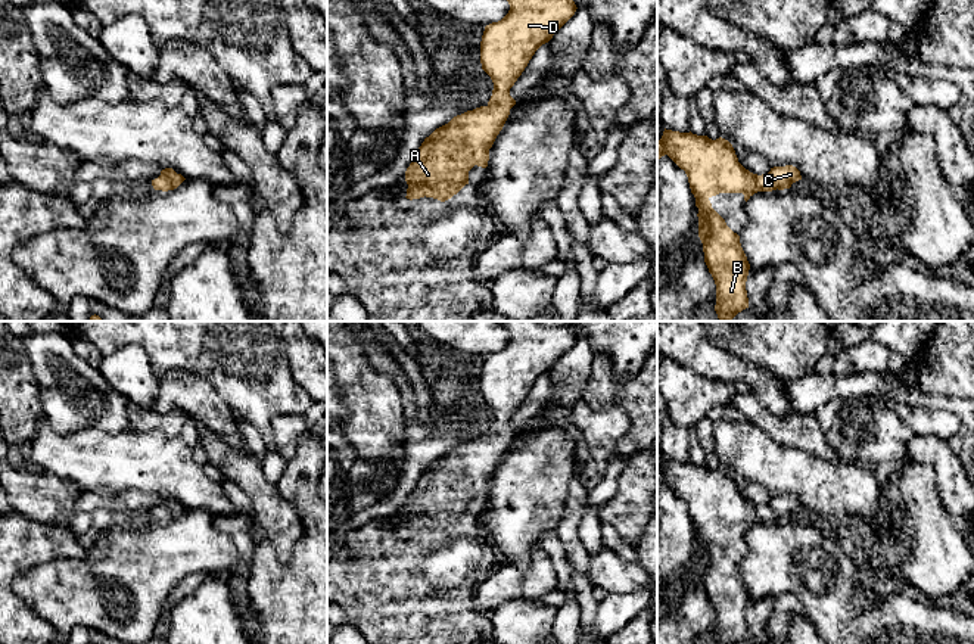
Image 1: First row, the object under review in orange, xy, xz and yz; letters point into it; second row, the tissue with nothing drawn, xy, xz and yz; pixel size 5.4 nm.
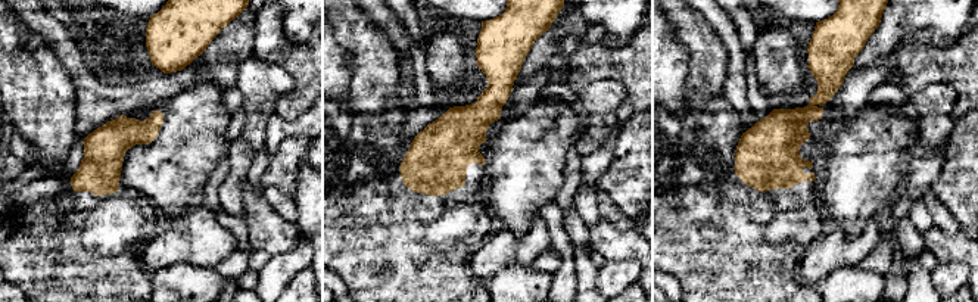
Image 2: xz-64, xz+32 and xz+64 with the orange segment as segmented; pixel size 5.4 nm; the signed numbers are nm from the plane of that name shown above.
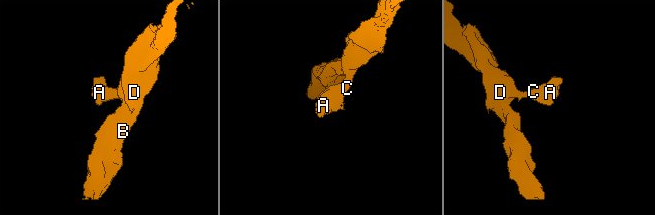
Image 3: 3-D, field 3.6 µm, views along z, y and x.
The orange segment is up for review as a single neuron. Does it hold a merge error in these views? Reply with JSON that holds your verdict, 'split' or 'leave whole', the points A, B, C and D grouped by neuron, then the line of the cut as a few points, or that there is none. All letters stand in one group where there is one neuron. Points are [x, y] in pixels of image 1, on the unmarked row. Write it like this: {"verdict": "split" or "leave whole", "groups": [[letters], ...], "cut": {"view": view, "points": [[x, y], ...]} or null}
{"verdict": "leave whole", "groups": [["A", "B", "C", "D"]], "cut": null}

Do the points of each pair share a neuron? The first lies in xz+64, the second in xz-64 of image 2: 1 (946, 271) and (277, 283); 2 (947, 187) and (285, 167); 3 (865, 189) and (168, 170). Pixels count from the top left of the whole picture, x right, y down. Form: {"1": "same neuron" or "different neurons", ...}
{"1": "same neuron", "2": "same neuron", "3": "same neuron"}

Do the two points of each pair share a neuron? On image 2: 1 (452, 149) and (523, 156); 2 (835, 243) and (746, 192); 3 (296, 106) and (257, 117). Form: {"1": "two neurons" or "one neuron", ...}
{"1": "two neurons", "2": "two neurons", "3": "two neurons"}

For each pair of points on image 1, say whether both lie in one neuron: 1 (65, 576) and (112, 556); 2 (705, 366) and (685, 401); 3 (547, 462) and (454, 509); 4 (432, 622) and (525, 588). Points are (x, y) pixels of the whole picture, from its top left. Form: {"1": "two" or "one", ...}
{"1": "one", "2": "two", "3": "two", "4": "two"}

